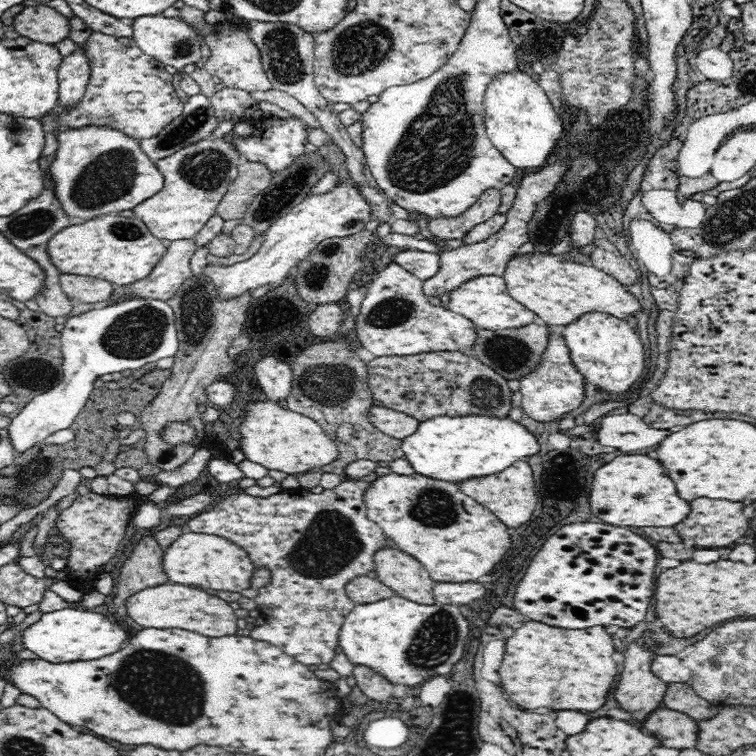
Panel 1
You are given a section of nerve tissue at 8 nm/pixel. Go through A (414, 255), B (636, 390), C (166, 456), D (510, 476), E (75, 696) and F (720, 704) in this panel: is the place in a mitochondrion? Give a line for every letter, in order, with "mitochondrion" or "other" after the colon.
A: other
B: other
C: other
D: other
E: other
F: other

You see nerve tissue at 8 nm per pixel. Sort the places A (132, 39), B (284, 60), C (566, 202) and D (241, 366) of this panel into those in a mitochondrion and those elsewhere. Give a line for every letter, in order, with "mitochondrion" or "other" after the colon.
A: other
B: mitochondrion
C: other
D: other

